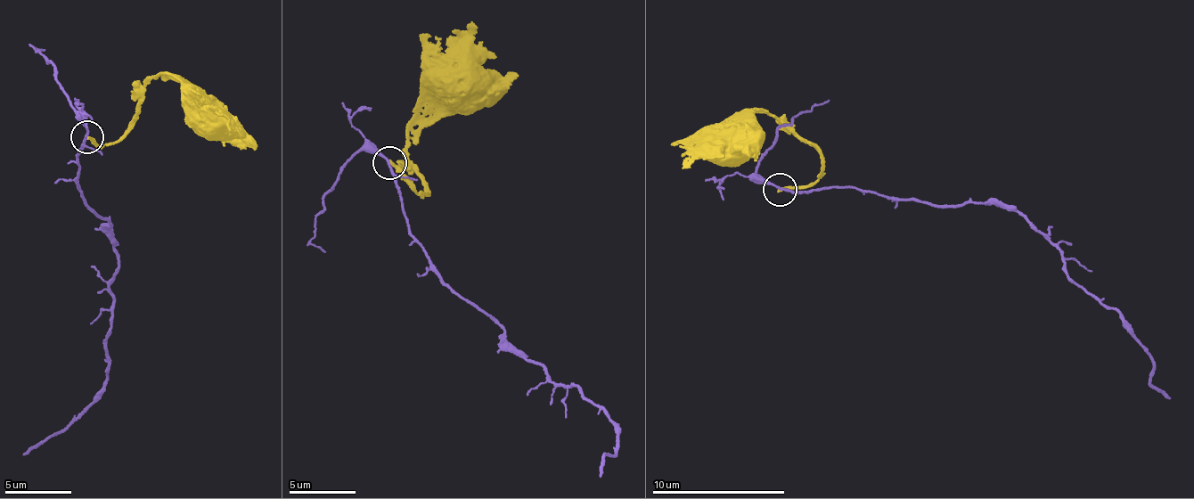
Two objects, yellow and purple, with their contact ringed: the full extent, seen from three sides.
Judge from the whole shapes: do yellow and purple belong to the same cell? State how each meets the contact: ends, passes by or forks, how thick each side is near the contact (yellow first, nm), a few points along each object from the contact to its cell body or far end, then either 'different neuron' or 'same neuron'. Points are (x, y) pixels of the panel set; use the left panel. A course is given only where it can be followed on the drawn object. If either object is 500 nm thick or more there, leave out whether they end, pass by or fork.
yellow ends | purple passes by | 260/170 nm | yellow via (86, 137), (104, 146), (116, 142), (139, 113), (149, 83), (164, 77), (196, 90), (217, 116) | purple via (86, 137), (75, 177), (102, 216), (117, 265), (103, 349), (109, 373), (77, 417), (23, 456) | different neuron

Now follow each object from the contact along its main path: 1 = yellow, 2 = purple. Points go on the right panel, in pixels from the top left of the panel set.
1: (779, 190), (814, 181), (821, 171), (817, 151), (800, 141), (775, 116), (761, 110), (751, 116), (732, 140)
2: (779, 190), (1002, 205), (1132, 327), (1153, 388), (1172, 399)

